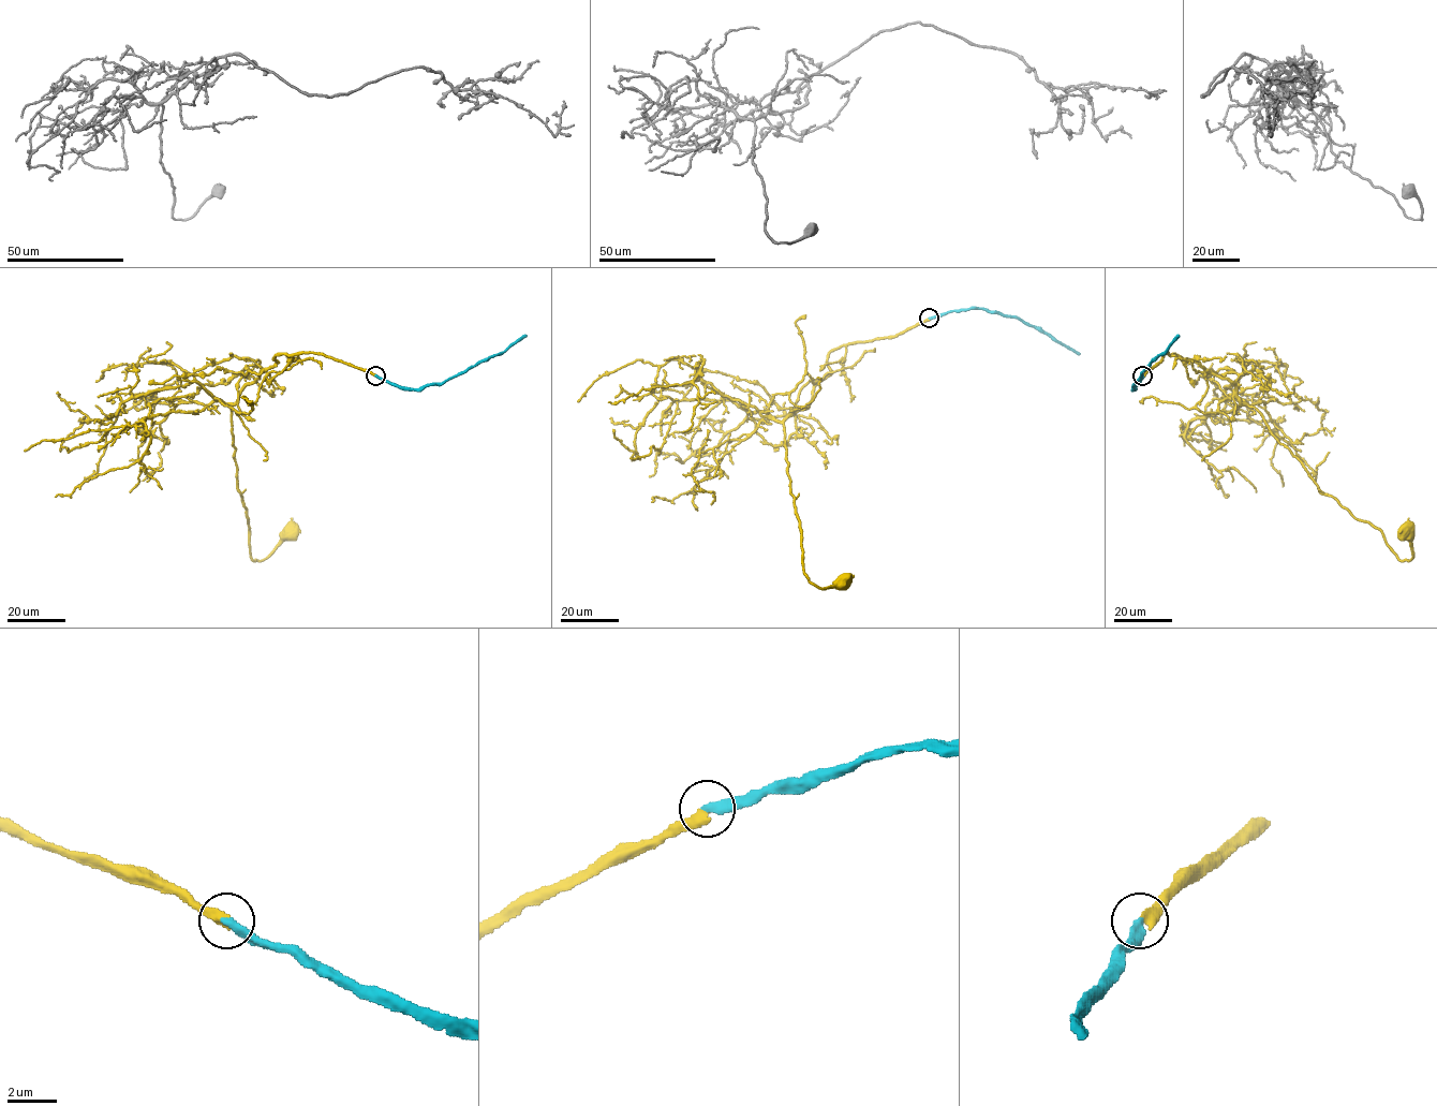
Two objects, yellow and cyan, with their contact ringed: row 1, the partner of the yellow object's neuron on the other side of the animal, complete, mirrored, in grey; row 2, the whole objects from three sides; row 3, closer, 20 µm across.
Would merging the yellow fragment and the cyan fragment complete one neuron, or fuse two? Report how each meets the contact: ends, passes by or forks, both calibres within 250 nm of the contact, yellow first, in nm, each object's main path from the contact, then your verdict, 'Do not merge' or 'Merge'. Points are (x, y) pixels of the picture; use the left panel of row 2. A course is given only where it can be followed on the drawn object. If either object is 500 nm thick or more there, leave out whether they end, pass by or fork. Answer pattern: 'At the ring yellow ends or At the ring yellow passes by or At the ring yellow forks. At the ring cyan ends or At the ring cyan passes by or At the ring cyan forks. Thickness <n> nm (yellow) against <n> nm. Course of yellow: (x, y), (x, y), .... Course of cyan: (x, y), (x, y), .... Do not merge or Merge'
At the ring yellow ends. At the ring cyan ends. Thickness 440 nm (yellow) against 360 nm. Course of yellow: (375, 375), (317, 353), (278, 354), (277, 362), (230, 404), (250, 558), (262, 561), (292, 531). Course of cyan: (375, 375), (399, 386), (418, 389), (443, 383), (502, 353), (527, 335). Merge

